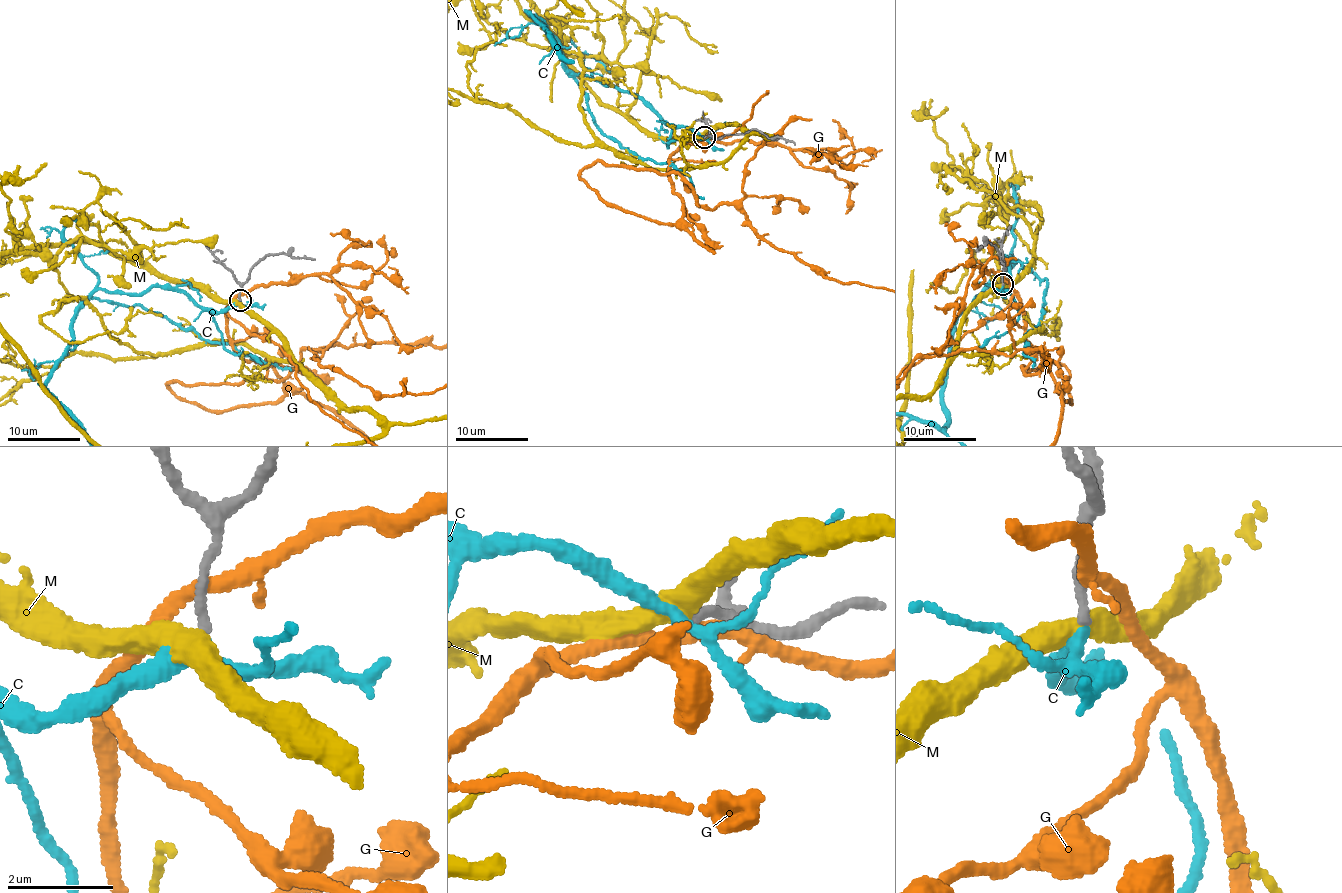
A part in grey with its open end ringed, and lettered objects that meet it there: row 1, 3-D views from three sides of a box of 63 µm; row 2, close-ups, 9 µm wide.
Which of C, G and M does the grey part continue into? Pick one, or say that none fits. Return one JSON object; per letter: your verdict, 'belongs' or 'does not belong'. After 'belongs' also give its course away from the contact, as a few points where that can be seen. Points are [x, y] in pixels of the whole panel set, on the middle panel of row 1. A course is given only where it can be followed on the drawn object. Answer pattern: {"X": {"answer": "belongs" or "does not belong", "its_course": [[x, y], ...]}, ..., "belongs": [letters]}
{"C": {"answer": "belongs"}, "G": {"answer": "does not belong"}, "M": {"answer": "does not belong"}, "belongs": ["C"]}

